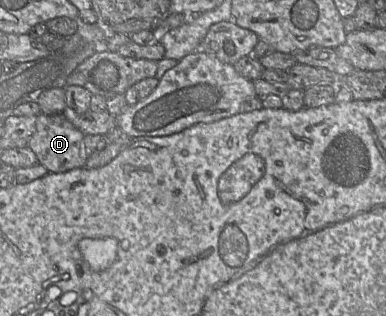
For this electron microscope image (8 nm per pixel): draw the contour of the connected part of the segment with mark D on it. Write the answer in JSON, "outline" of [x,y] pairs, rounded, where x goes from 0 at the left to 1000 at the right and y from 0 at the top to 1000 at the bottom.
{"outline":[[[106,358],[70,465],[127,544],[163,547],[218,528],[228,500],[212,465],[218,430],[163,361]]]}

